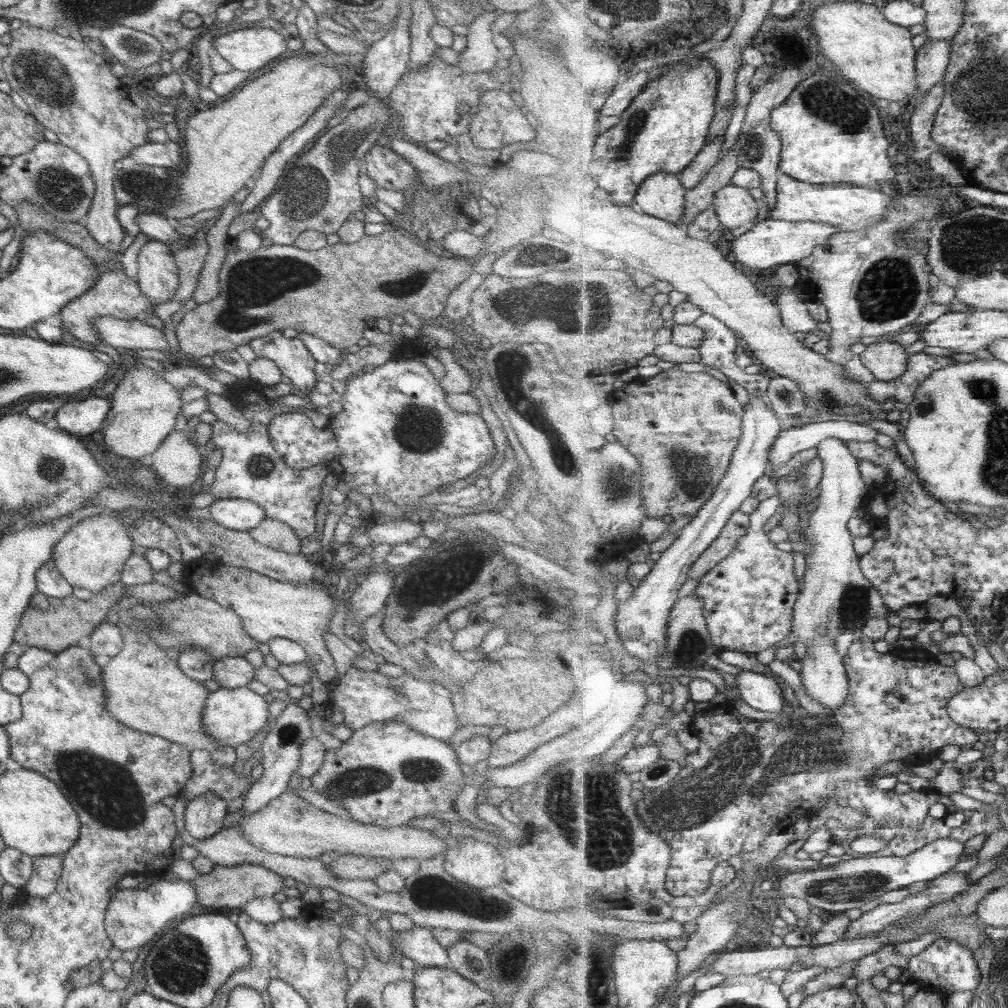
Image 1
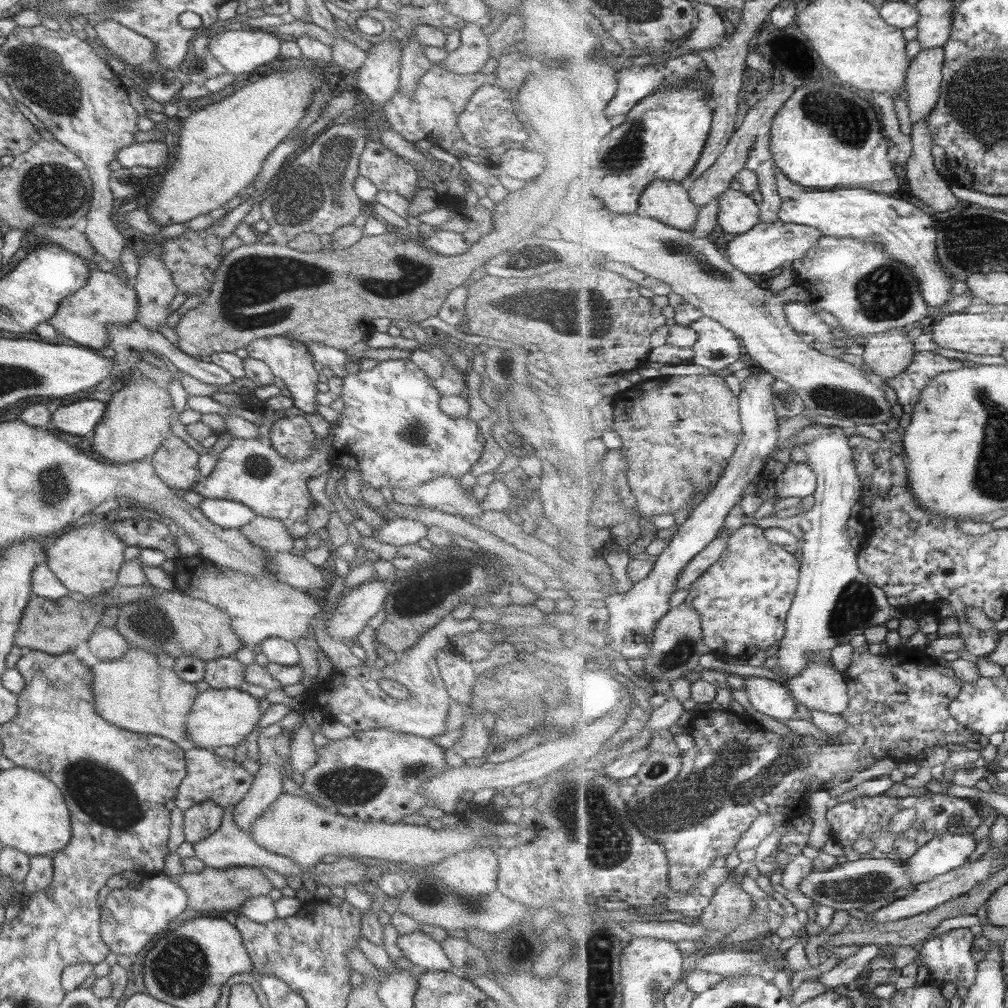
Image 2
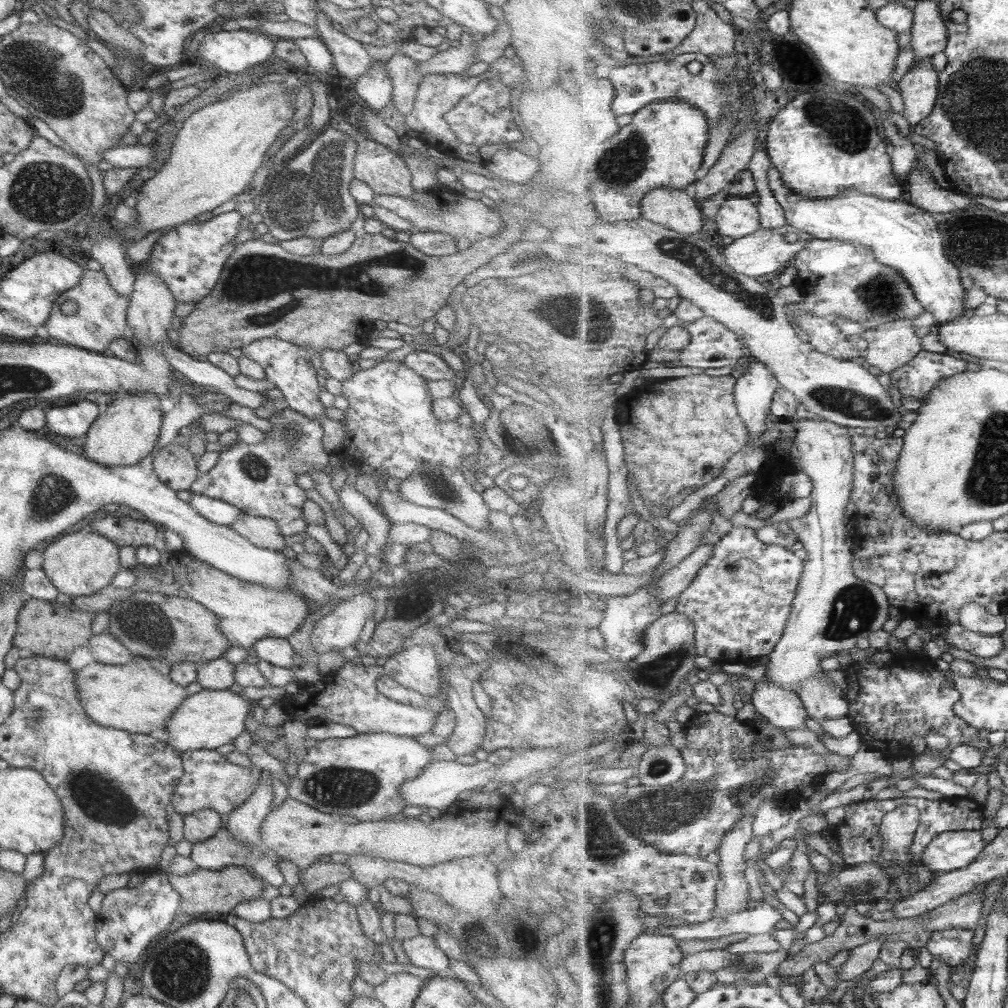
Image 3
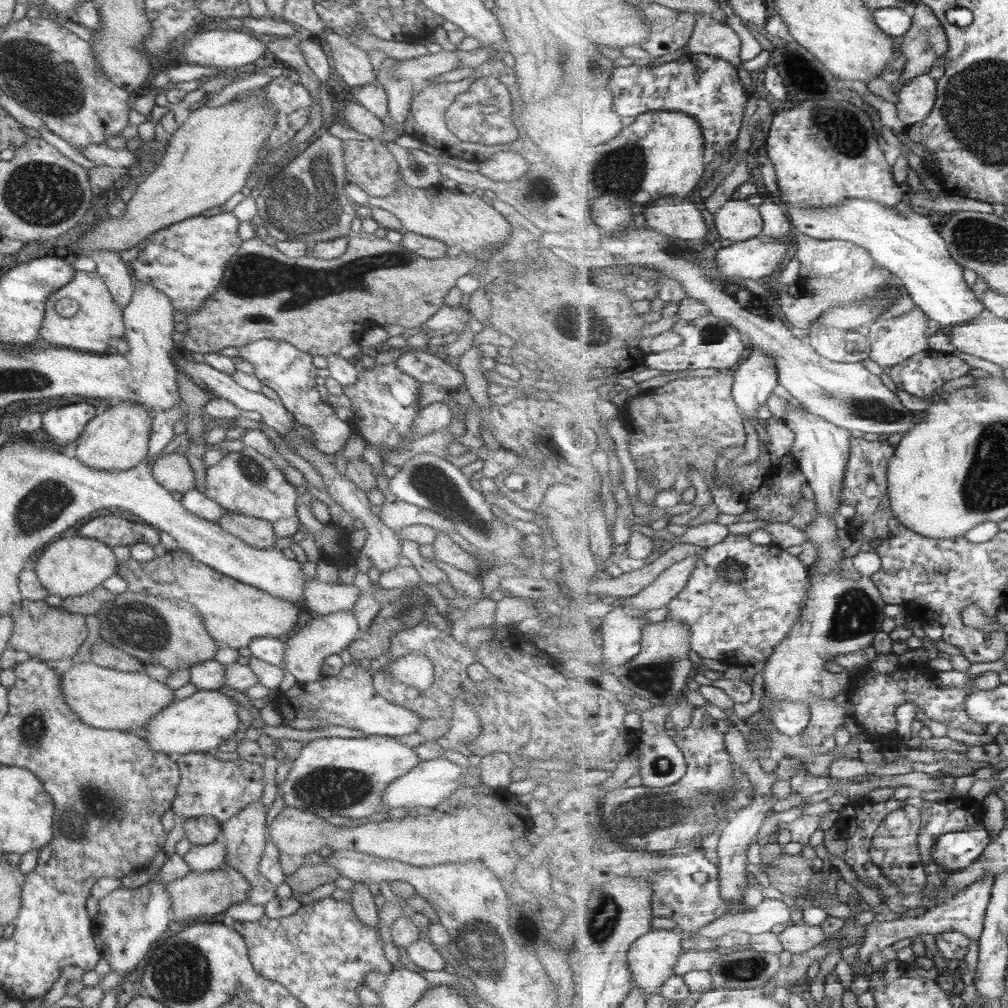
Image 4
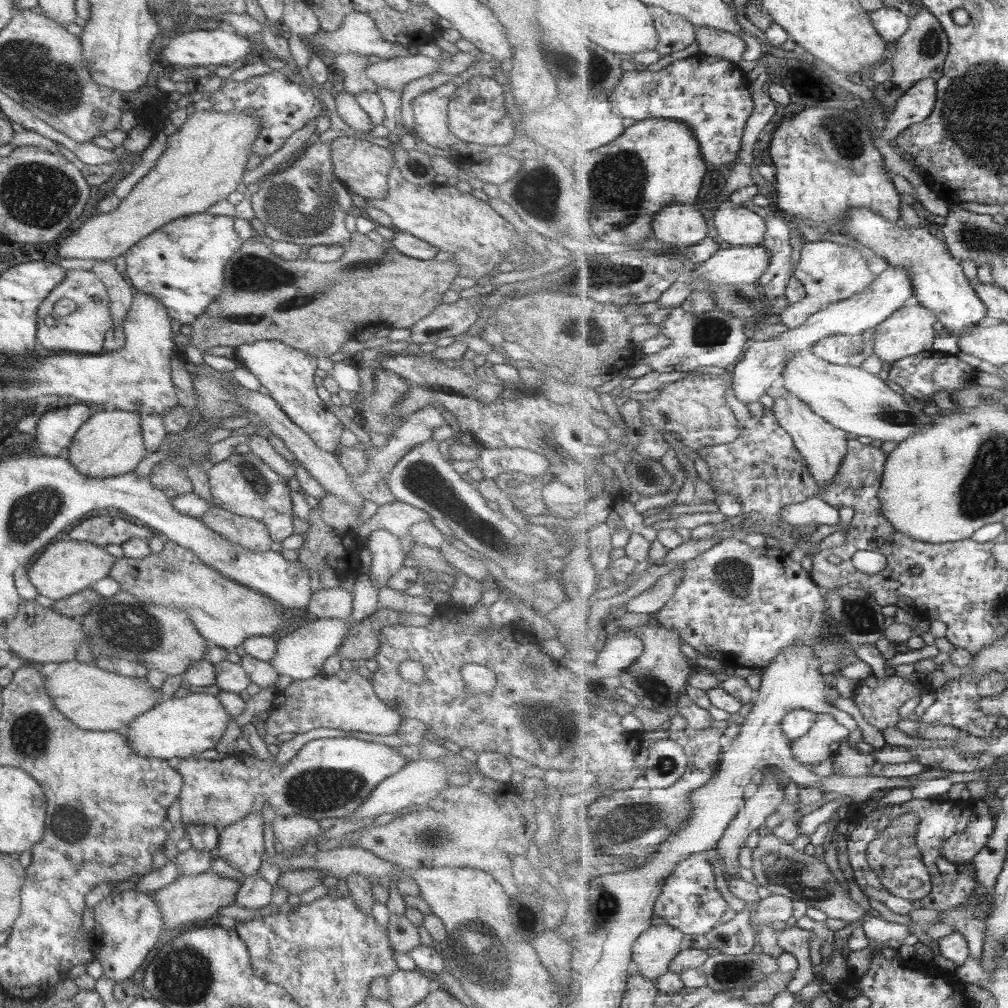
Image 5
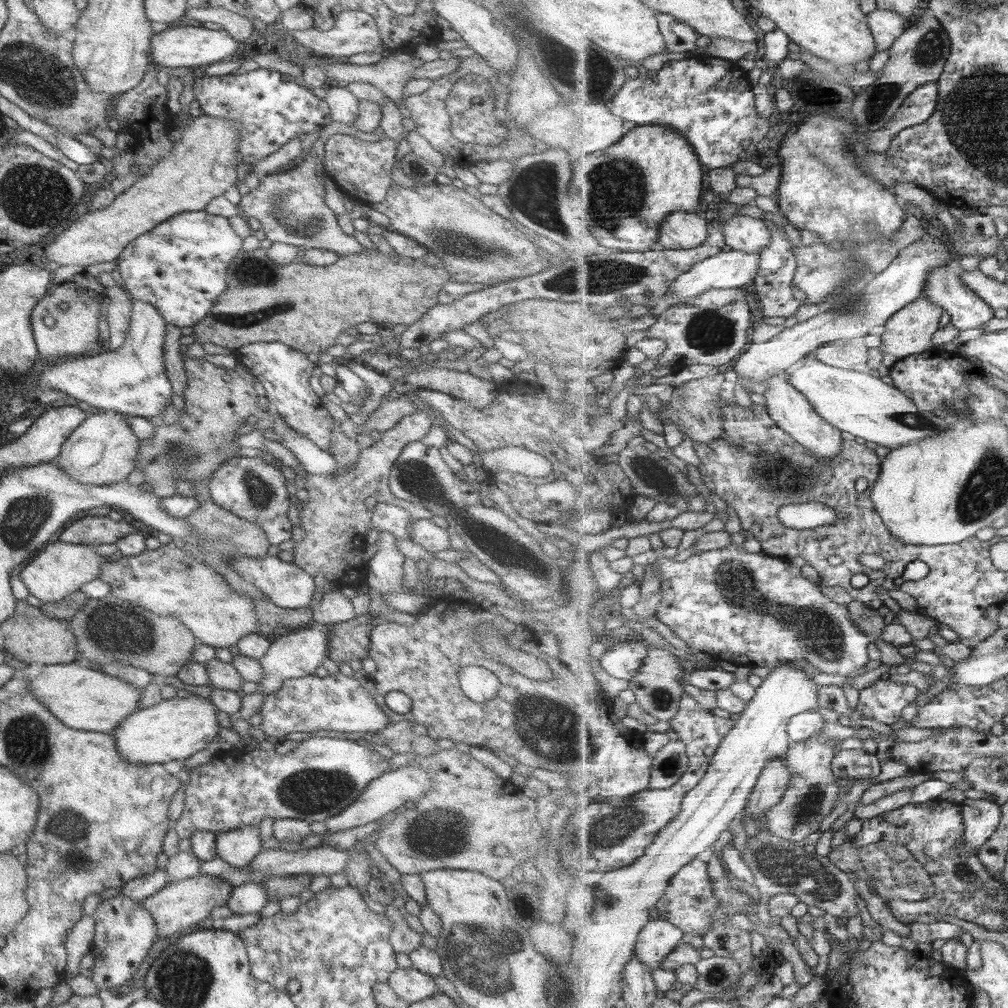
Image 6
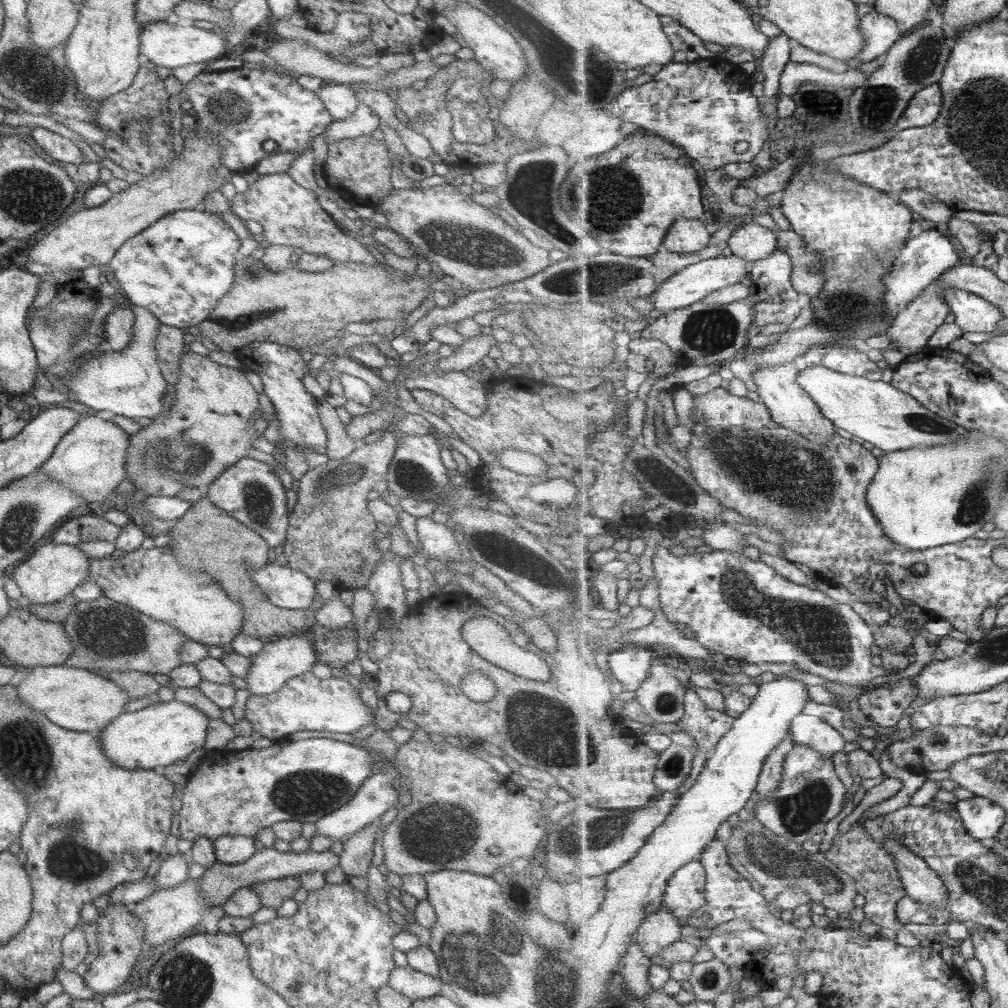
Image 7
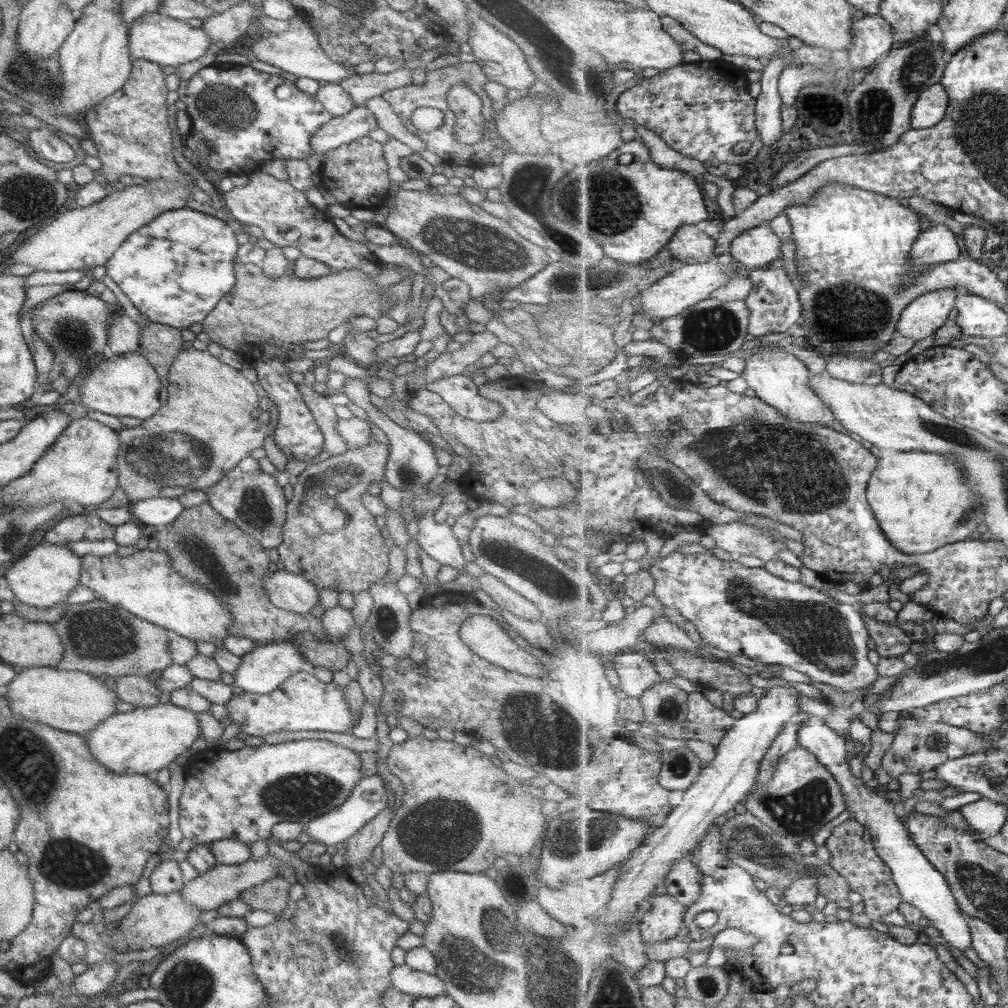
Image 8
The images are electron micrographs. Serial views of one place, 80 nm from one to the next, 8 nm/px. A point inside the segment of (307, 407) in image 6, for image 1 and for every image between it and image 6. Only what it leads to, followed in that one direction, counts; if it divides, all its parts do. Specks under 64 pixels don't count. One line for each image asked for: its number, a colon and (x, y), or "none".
1: (294, 362)
2: (290, 361)
3: (287, 367)
4: (289, 372)
5: (287, 374)

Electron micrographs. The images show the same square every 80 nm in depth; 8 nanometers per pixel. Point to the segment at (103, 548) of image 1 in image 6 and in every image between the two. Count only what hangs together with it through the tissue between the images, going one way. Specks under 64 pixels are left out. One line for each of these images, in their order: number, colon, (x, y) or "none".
2: (86, 558)
3: (79, 562)
4: (69, 566)
5: (66, 567)
6: (59, 569)

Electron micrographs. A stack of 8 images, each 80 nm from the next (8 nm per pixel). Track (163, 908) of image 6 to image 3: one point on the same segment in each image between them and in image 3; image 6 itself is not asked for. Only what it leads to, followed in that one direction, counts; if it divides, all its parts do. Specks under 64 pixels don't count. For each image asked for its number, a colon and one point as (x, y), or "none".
3: (200, 891)
4: (196, 894)
5: (193, 897)

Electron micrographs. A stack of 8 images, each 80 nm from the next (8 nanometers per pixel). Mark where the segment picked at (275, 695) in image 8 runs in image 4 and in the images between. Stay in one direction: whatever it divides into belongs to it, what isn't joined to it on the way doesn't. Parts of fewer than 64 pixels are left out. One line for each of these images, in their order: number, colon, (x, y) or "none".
4: (348, 699)
5: (343, 701)
6: (336, 702)
7: (303, 703)

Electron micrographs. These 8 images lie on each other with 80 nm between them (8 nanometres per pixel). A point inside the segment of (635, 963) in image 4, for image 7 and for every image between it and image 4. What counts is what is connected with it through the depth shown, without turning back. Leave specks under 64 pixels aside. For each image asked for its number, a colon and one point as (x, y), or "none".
5: (657, 948)
6: (656, 942)
7: (660, 929)

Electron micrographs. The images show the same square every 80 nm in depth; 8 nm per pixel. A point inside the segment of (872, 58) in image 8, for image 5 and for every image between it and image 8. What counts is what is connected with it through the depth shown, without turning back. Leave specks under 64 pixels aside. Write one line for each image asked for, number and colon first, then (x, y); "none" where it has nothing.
5: (892, 23)
6: (887, 26)
7: (881, 31)

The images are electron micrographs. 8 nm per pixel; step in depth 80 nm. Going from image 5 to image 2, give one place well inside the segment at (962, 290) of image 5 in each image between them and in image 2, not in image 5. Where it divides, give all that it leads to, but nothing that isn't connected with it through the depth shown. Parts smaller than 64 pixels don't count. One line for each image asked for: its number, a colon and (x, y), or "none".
2: (908, 234)
3: (907, 238)
4: (907, 244)

